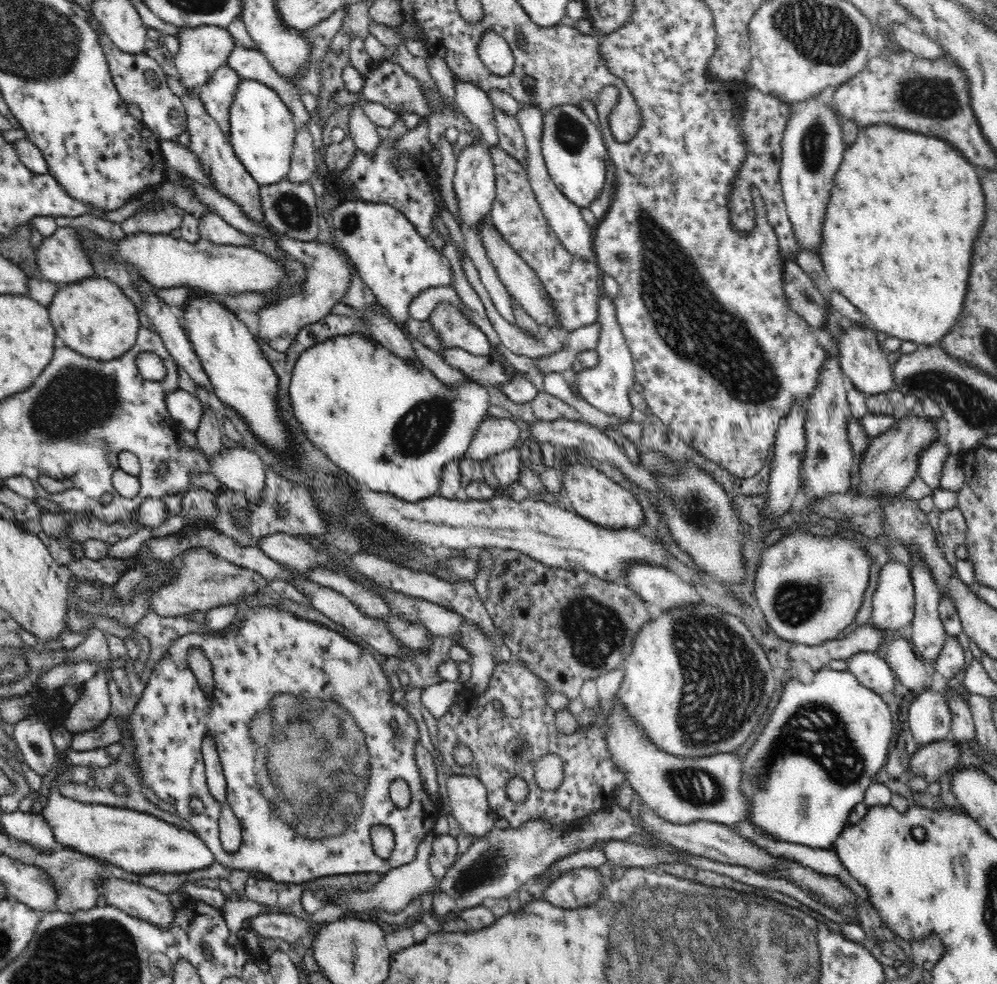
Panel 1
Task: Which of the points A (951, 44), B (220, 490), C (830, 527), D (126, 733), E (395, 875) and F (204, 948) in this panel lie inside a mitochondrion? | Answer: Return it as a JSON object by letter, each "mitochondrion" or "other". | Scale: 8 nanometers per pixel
{"A":"other","B":"other","C":"other","D":"other","E":"other","F":"other"}

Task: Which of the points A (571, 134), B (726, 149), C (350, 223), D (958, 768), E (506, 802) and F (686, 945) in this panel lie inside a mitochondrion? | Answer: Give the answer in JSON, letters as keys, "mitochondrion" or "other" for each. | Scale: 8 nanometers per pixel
{"A":"mitochondrion","B":"other","C":"mitochondrion","D":"other","E":"other","F":"mitochondrion"}

